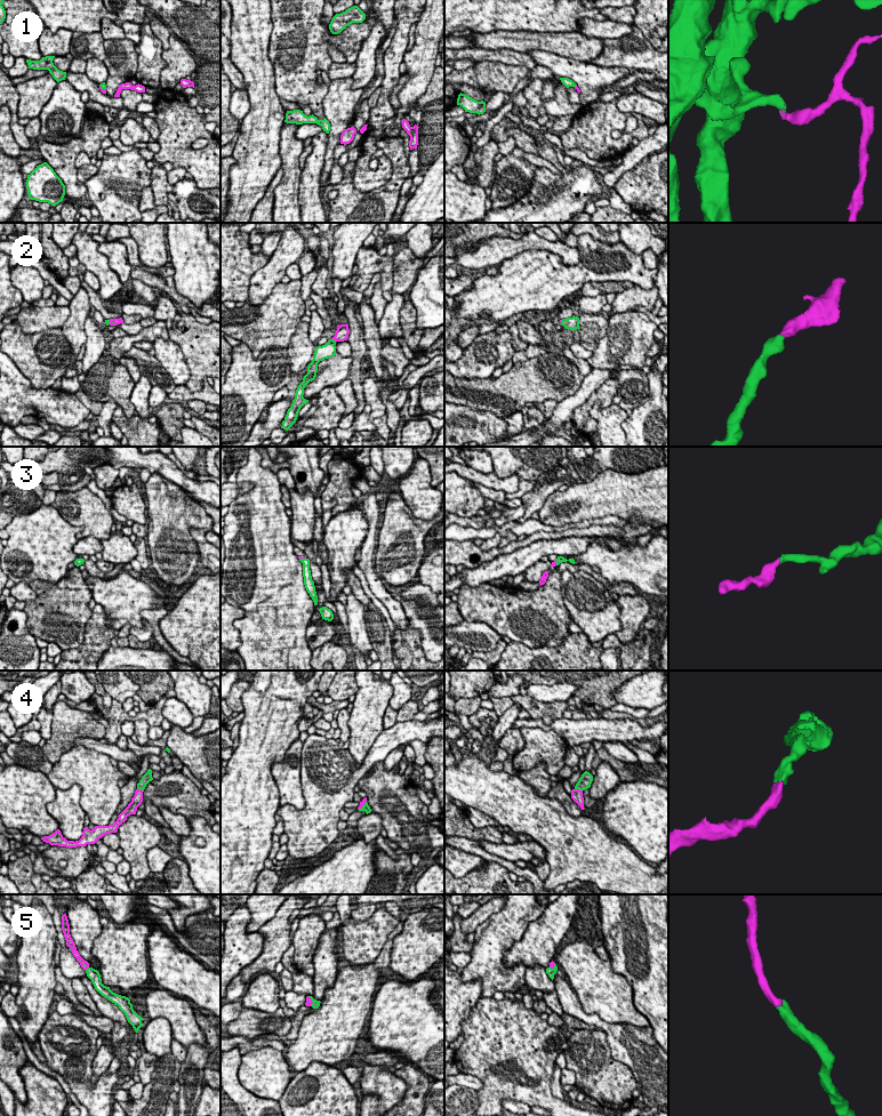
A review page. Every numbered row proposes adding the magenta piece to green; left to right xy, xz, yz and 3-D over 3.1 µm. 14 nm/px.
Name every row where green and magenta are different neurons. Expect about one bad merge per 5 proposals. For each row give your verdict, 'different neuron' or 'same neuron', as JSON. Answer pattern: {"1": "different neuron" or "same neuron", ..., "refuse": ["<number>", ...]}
{"1": "same neuron", "2": "same neuron", "3": "same neuron", "4": "same neuron", "5": "same neuron", "refuse": []}

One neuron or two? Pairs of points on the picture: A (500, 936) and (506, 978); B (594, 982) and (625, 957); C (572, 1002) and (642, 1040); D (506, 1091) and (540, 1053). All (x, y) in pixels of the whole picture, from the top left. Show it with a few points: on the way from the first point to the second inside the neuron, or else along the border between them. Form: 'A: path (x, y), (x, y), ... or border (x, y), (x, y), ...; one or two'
A: path (496, 946), (496, 968); one
B: border (609, 958), (611, 969), (619, 973), (631, 987); two
C: path (587, 1019), (594, 1019), (624, 1040); one
D: path (512, 1081), (519, 1074), (523, 1074), (530, 1064); one

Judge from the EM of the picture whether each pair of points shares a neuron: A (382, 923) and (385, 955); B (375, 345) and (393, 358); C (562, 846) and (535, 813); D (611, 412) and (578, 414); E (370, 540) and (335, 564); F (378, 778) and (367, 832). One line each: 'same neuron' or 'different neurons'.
A: different neurons
B: different neurons
C: same neuron
D: different neurons
E: different neurons
F: different neurons

